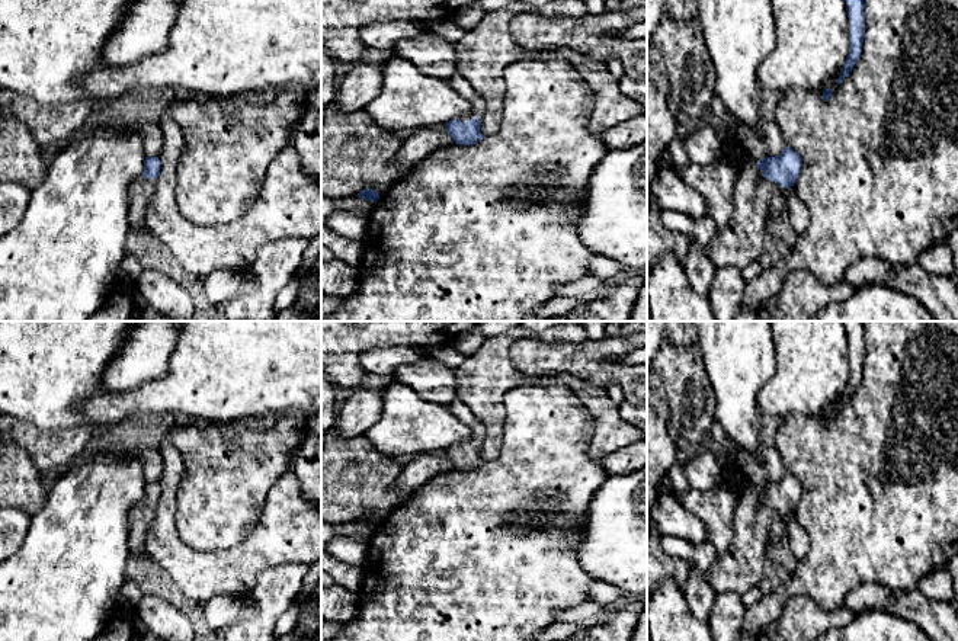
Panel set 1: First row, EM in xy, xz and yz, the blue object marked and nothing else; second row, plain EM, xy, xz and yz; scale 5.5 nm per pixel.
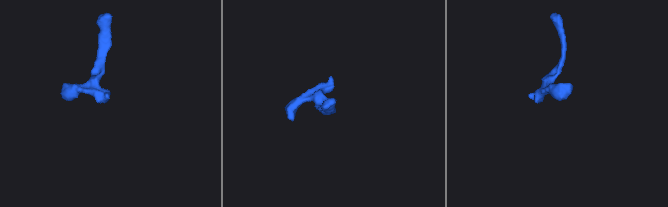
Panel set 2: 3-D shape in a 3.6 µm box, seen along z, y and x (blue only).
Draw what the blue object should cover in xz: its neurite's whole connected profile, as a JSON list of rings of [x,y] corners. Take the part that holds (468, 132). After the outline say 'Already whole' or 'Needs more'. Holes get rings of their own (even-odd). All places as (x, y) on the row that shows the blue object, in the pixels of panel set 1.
[[[455,73],[446,81],[471,105],[471,112],[446,122],[445,131],[454,138],[455,144],[474,145],[484,137],[480,131],[480,118],[486,112],[486,102],[461,74]]]. Needs more

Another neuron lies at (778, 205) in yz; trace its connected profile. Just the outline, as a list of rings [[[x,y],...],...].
[[[779,186],[773,192],[773,195],[770,198],[766,224],[769,224],[772,219],[775,219],[775,218],[778,218],[781,215],[786,215],[786,211],[788,211],[786,189],[784,189],[782,186]]]

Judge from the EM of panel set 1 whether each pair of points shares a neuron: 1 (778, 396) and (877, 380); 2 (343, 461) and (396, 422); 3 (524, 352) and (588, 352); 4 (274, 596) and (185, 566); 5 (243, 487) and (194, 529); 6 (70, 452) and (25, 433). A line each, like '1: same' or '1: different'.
1: different
2: different
3: same
4: different
5: same
6: same

